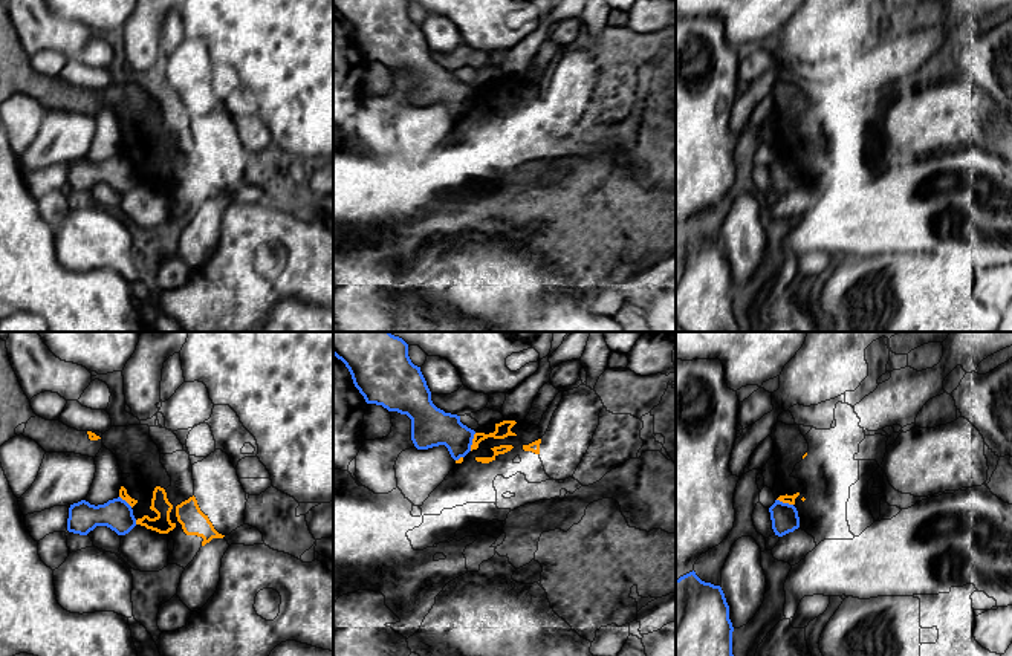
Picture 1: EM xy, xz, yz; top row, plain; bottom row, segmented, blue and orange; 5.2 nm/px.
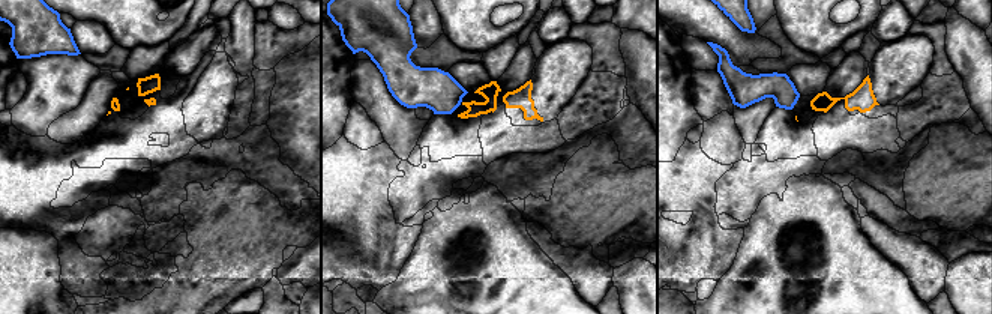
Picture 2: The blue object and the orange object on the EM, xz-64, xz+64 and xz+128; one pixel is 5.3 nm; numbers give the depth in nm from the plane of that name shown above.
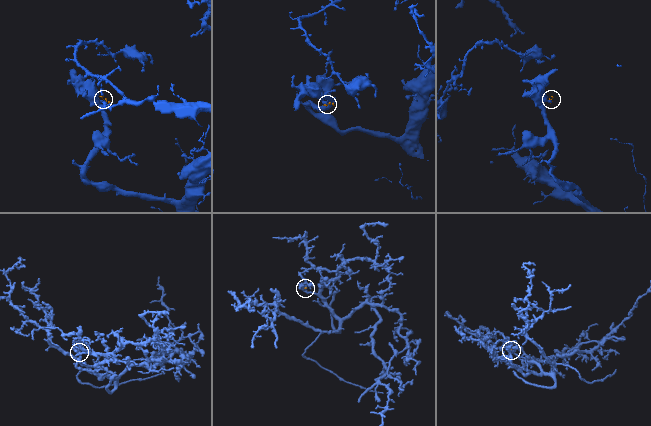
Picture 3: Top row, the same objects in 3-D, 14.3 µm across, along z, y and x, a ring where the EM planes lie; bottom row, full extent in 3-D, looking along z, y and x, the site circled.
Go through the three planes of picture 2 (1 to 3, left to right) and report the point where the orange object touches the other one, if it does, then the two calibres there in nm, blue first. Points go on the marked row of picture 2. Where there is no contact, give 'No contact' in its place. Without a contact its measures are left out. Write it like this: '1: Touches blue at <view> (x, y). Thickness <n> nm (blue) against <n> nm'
1: No contact
2: No contact
3: No contact

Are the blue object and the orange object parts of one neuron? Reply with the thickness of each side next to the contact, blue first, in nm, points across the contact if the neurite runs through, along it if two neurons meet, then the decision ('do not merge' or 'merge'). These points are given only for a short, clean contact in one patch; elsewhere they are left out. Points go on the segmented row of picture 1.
200/80 nm | along xz (476, 433), (470, 450) | do not merge

